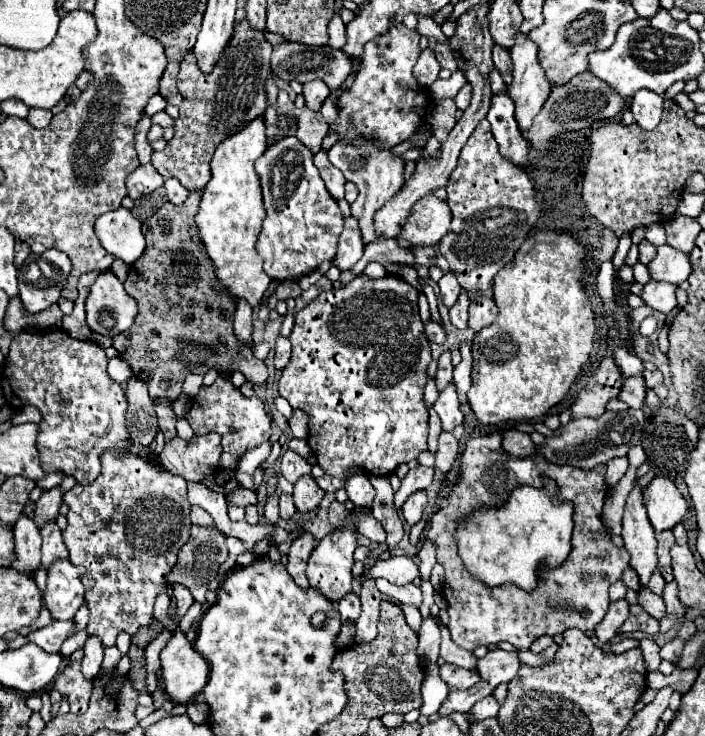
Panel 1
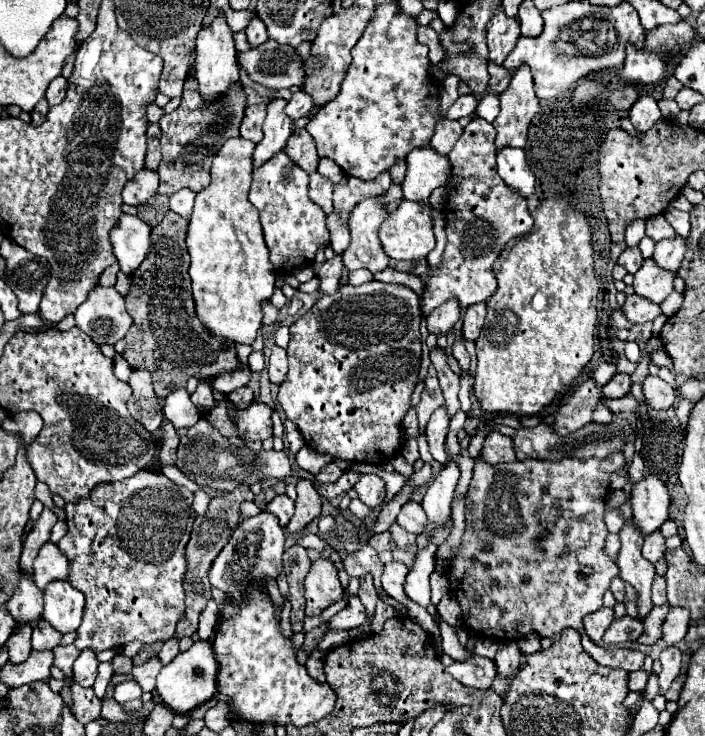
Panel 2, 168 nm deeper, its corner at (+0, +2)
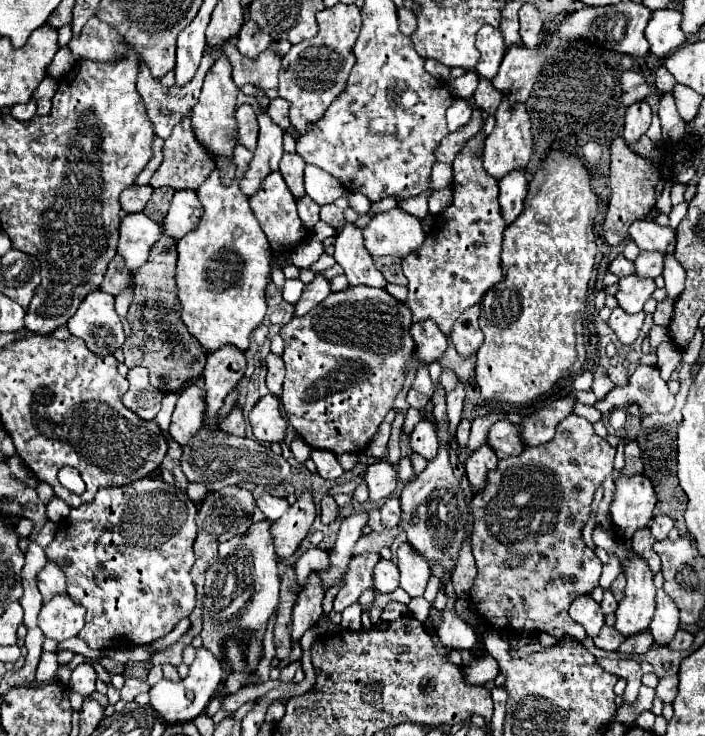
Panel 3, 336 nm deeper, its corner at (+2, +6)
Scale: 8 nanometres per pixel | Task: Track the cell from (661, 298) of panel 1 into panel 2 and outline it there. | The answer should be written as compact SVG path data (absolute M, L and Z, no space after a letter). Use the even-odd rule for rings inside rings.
M632 294L632 296L626 296L626 302L622 306L622 314L632 324L644 324L644 322L652 322L662 312L660 312L658 304L652 304L650 300Z

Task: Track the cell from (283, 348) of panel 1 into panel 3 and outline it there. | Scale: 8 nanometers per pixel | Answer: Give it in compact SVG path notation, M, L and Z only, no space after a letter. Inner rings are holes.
M268 354L266 356L266 366L268 366L268 378L266 378L266 386L272 394L280 396L282 392L282 382L284 382L284 360L276 354Z

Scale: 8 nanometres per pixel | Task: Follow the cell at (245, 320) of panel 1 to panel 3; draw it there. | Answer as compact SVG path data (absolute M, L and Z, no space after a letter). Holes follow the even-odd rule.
M222 346L212 352L206 360L204 382L206 382L206 420L210 424L218 424L216 412L220 410L226 394L236 386L236 382L244 376L246 370L246 352L236 346Z

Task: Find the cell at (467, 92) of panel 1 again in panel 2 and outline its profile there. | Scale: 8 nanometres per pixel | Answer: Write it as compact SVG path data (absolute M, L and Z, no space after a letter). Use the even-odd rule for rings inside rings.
M472 94L460 96L460 98L450 106L450 110L446 112L446 118L450 118L450 120L460 120L462 116L470 116L470 114L474 114L476 106L478 106L478 100L476 100Z

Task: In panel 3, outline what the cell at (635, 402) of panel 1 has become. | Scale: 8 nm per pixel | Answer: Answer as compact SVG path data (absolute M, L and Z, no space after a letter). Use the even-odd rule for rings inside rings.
M598 366L598 368L596 368L596 372L594 372L594 384L592 384L592 392L596 394L596 398L606 396L606 392L610 392L614 386L616 386L616 384L608 378L606 368Z

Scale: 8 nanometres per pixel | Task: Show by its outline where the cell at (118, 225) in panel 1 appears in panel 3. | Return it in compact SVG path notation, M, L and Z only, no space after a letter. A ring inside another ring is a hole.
M126 214L120 222L118 254L124 258L128 270L138 270L146 260L148 252L160 236L160 226L144 214Z

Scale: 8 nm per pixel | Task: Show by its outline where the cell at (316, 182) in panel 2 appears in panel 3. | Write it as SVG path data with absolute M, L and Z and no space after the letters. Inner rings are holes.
M302 196L298 198L298 216L302 218L302 222L306 222L308 230L314 228L314 224L320 220L320 204L316 204L310 196Z

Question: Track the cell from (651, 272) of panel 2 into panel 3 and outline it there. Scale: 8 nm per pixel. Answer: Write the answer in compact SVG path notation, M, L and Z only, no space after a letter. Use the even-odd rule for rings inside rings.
M636 274L620 278L618 284L620 284L620 290L616 292L618 306L624 308L630 314L640 312L644 308L644 302L656 290L654 278L642 278L642 276L636 276Z

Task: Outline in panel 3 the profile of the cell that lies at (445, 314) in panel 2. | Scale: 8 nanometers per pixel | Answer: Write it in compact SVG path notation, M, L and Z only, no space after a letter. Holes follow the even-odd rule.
M424 320L424 322L416 322L410 328L412 338L416 342L418 348L418 358L420 364L430 364L432 360L440 360L448 340L442 334L442 330L438 328L438 324L434 324L434 320Z

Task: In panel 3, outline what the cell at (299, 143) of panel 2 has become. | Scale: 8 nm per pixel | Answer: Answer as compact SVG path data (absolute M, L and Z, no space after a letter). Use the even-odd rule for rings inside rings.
M284 152L280 160L280 172L290 192L294 192L296 198L302 196L304 192L304 168L306 168L306 162L302 160L302 156L298 156L296 152Z

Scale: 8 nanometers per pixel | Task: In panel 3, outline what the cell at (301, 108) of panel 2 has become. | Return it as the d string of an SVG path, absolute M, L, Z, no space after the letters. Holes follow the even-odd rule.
M276 98L268 104L268 114L270 118L284 130L290 128L290 118L288 118L288 110L290 110L290 102L286 102L284 98Z

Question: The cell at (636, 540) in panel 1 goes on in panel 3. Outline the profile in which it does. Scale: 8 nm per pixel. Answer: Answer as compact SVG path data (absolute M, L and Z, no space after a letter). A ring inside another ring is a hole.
M628 546L628 556L622 560L624 574L628 578L626 584L626 596L618 604L616 610L616 628L624 636L634 636L650 626L650 616L654 614L654 596L656 588L652 584L654 574L650 572L650 566L642 556L638 556Z

